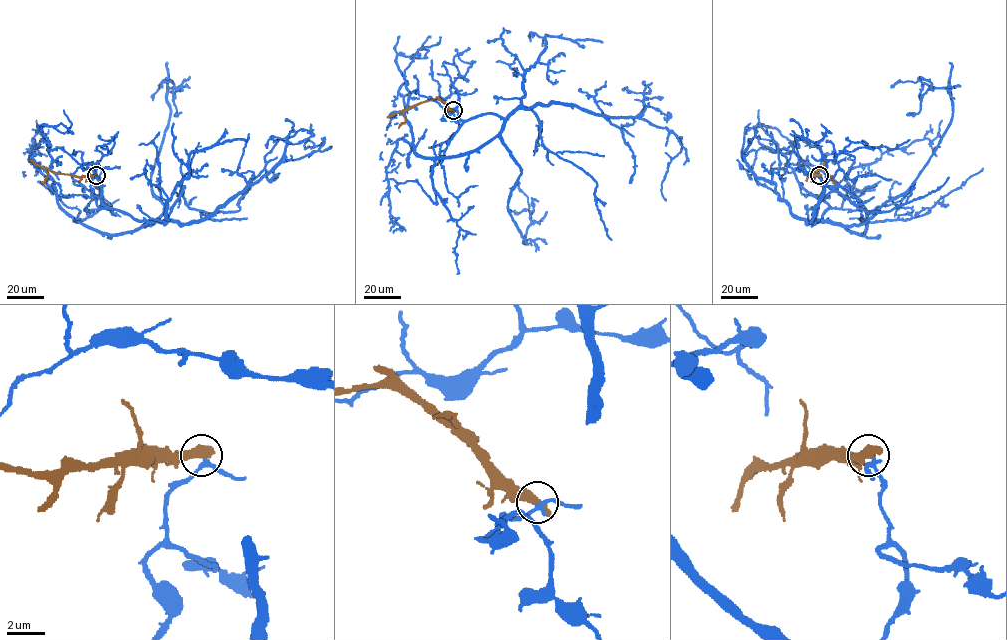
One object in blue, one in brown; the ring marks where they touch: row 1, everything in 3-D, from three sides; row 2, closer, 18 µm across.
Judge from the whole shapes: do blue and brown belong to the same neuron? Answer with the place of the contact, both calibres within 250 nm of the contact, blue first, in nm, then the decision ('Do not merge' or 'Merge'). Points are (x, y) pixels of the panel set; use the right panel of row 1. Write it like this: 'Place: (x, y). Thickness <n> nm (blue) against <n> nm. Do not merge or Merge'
Place: (819, 175). Thickness 200 nm (blue) against 600 nm. Do not merge

